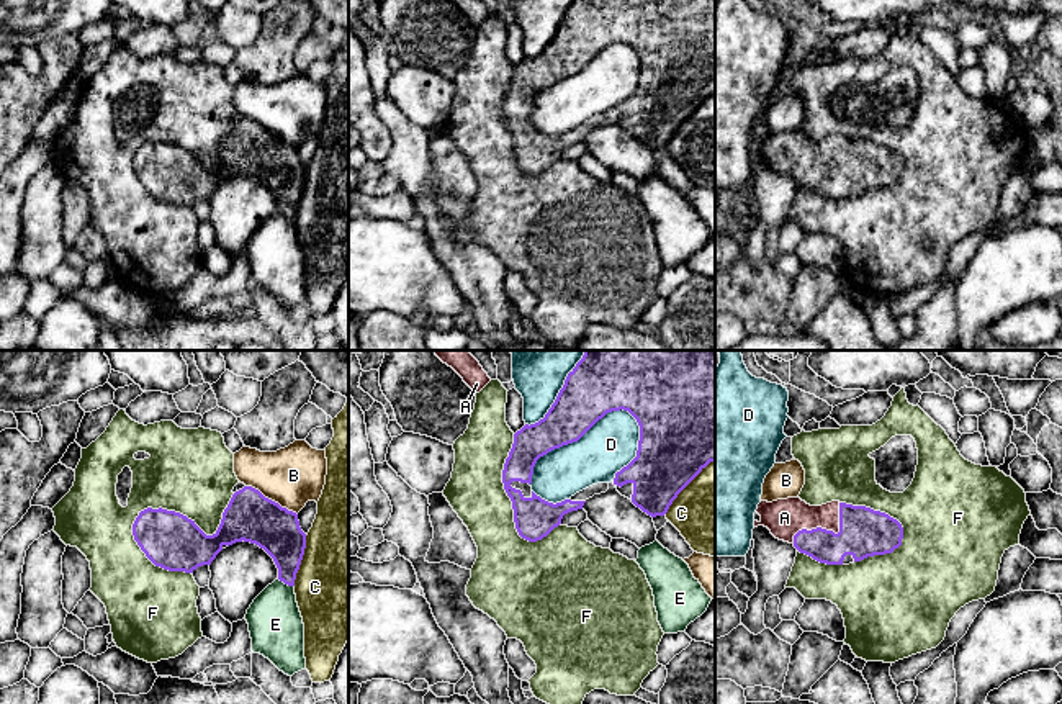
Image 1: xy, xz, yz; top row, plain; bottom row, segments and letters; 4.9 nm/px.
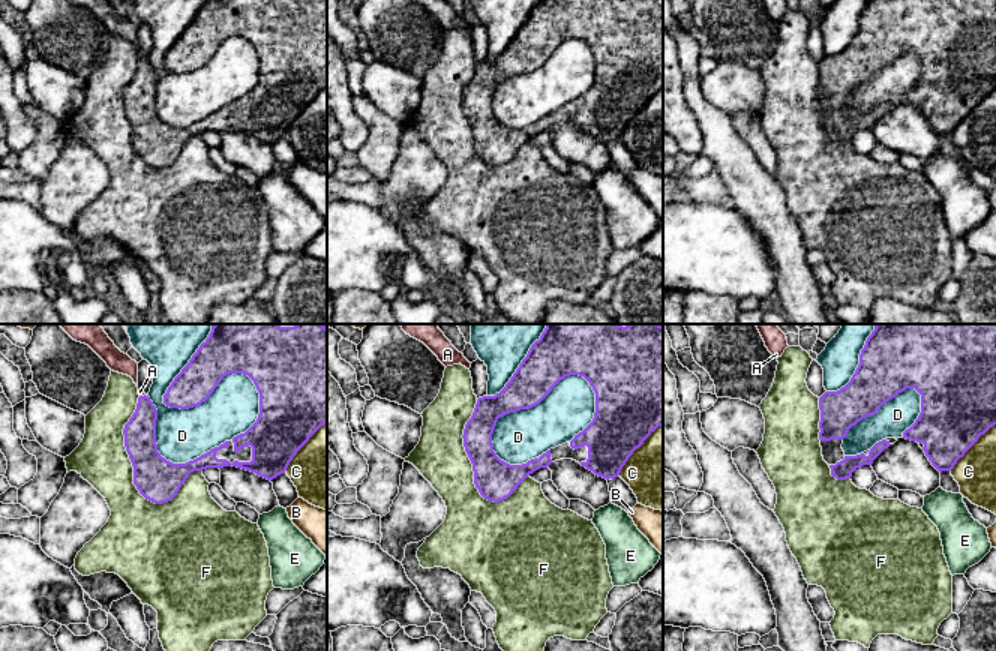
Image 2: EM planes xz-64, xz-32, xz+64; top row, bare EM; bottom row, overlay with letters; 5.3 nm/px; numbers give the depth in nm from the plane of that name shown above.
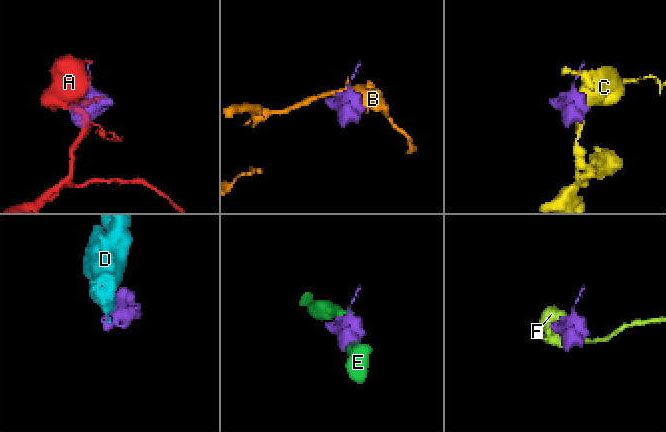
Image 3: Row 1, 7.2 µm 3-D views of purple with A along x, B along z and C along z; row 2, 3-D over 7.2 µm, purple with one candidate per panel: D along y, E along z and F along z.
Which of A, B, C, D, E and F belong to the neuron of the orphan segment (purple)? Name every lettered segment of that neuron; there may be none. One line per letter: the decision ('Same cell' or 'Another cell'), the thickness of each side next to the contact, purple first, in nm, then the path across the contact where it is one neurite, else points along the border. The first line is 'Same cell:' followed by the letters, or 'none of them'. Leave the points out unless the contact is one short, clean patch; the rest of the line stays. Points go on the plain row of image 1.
Same cell: A
A: Same cell. Thickness 240 nm (purple) against 190 nm. Path across: yz (864, 166), (827, 164), (807, 161), (784, 151)
B: Another cell. Thickness 240 nm (purple) against 280 nm
C: Another cell. Thickness 400 nm (purple) against 380 nm
D: Another cell. Thickness 260 nm (purple) against 260 nm
E: Another cell. Thickness 220 nm (purple) against 260 nm
F: Another cell. Thickness 280 nm (purple) against 420 nm

